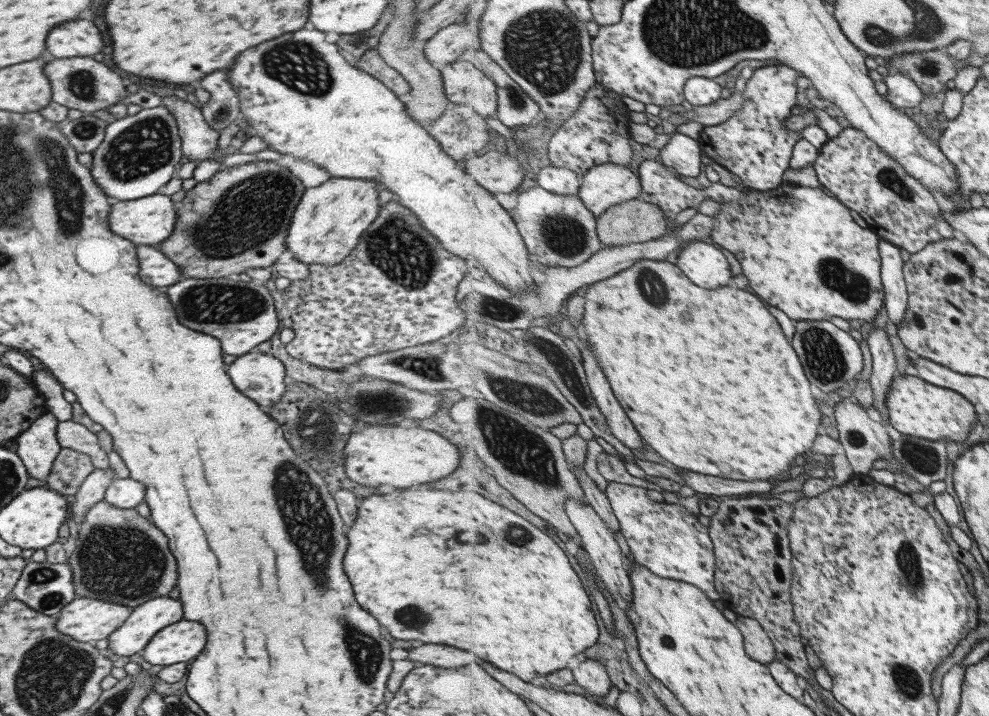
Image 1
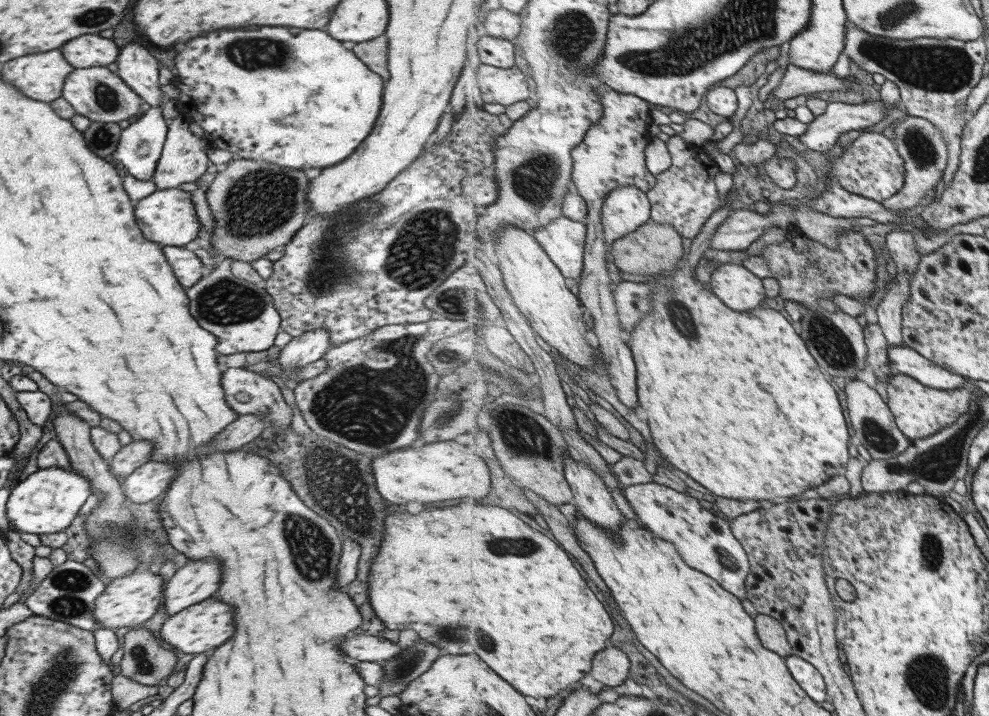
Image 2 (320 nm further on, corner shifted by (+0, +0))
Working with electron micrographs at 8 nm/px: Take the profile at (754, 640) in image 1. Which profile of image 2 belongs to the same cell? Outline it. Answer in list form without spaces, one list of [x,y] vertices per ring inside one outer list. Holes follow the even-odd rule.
[[[758,614],[755,620],[763,646],[782,655],[785,659],[794,654],[789,634],[779,620],[764,614]]]

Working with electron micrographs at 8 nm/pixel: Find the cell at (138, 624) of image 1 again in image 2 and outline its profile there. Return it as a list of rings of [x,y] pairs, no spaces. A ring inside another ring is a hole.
[[[215,558],[187,559],[164,584],[165,614],[170,617],[217,592],[222,577],[219,564]]]

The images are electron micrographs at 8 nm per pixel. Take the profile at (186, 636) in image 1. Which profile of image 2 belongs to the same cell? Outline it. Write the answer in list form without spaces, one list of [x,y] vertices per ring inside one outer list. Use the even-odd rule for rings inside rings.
[[[207,597],[197,604],[187,606],[172,614],[168,619],[162,622],[160,636],[163,642],[169,646],[177,648],[185,654],[199,654],[210,652],[215,647],[223,644],[225,640],[233,635],[234,618],[232,606],[229,603],[218,601],[213,597]]]

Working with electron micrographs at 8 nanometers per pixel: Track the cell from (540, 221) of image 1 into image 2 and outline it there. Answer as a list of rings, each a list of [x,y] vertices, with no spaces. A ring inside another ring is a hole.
[[[562,216],[537,229],[533,235],[551,261],[562,271],[562,275],[581,279],[586,266],[586,223]]]

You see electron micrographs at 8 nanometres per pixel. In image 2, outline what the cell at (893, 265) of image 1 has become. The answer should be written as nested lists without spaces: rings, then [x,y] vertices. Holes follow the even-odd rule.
[[[899,229],[892,231],[886,236],[886,245],[897,262],[898,274],[907,272],[914,275],[917,272],[923,256],[917,252],[912,232]]]

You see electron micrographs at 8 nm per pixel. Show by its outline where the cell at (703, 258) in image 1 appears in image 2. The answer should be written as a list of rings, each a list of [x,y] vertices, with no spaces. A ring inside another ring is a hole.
[[[725,264],[715,269],[709,286],[723,303],[741,313],[759,309],[767,298],[763,280],[743,265]]]

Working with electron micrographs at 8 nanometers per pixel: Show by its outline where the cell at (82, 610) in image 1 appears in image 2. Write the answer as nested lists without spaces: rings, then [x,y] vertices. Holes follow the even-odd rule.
[[[137,571],[115,577],[95,599],[94,617],[101,629],[137,627],[149,620],[164,603],[164,583],[161,574],[151,571]]]

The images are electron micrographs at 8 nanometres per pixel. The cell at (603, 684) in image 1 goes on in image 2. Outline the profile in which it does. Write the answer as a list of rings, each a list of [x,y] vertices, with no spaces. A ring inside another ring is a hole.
[[[608,647],[609,650],[603,650],[599,658],[595,658],[595,666],[590,672],[591,676],[602,682],[605,688],[621,686],[629,676],[631,660],[629,656],[616,647]]]

